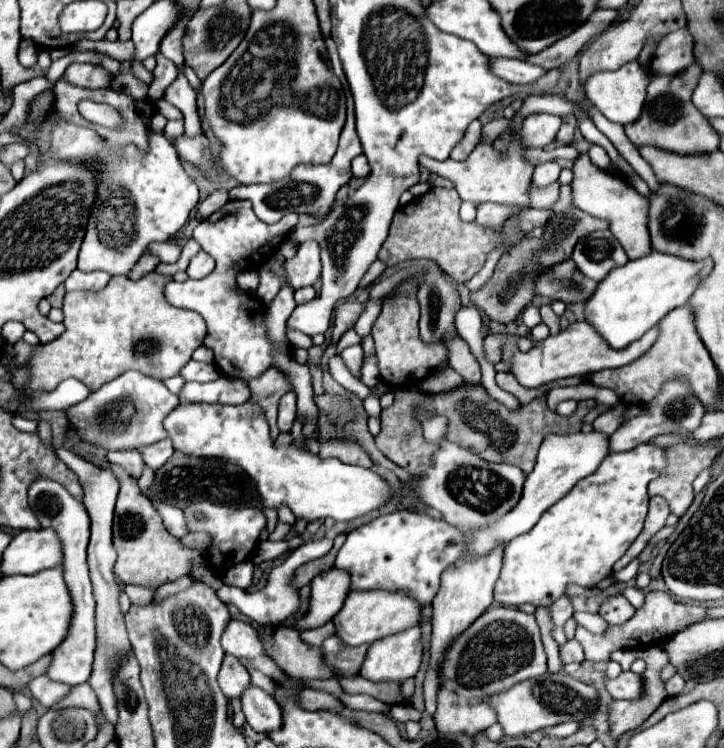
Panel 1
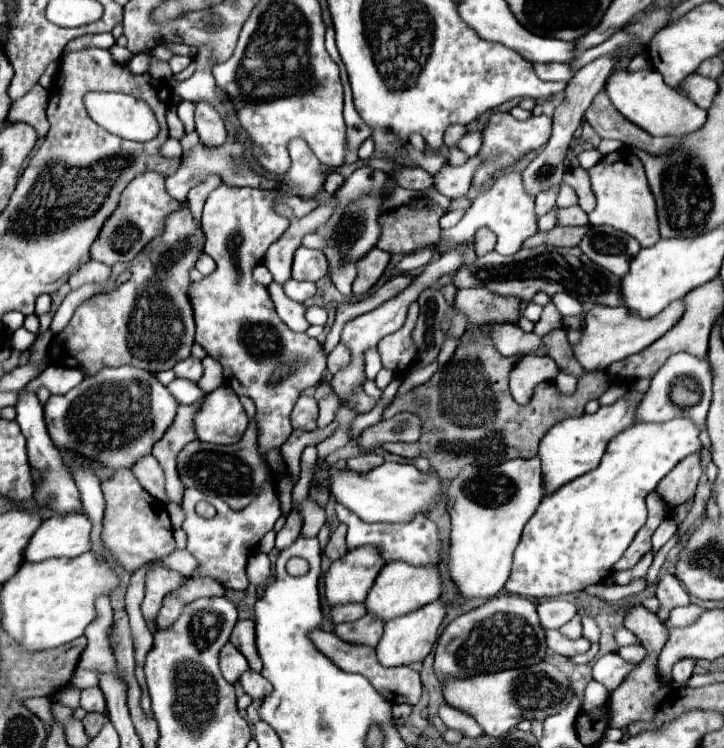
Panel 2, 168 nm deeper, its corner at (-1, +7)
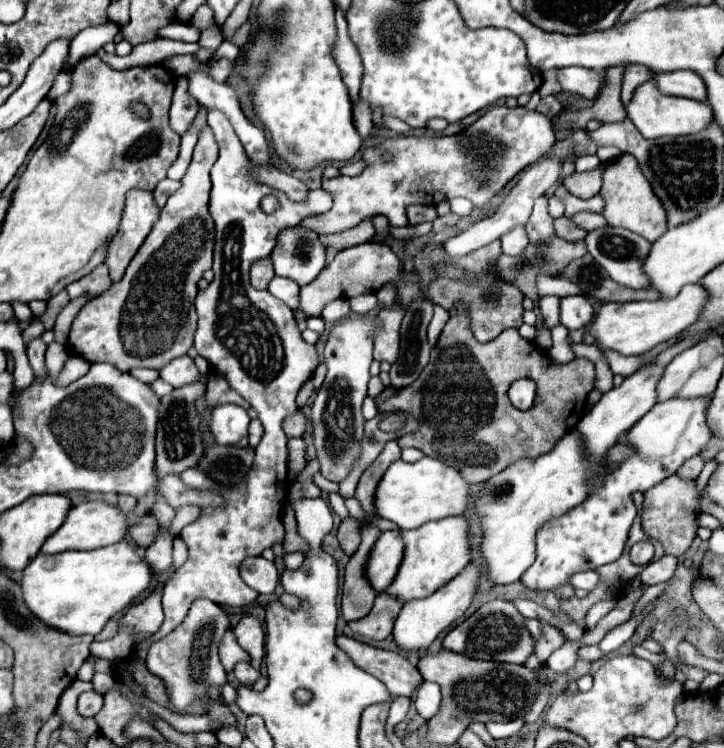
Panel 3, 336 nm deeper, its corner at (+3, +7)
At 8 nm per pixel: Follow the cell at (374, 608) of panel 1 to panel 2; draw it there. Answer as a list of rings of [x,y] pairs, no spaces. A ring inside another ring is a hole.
[[[390,562],[378,574],[366,598],[366,608],[380,620],[388,622],[396,616],[404,616],[426,606],[428,602],[434,602],[440,594],[442,594],[442,572],[438,566],[412,566],[406,562]]]

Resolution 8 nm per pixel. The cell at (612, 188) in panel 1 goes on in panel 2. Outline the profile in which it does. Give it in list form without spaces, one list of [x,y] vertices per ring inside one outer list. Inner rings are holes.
[[[622,148],[604,156],[596,166],[588,170],[592,180],[592,190],[596,194],[596,208],[590,212],[592,226],[614,226],[630,236],[634,236],[642,246],[654,246],[660,240],[658,234],[658,216],[654,206],[654,196],[650,194],[650,186],[646,174],[642,170],[642,162],[630,148]]]

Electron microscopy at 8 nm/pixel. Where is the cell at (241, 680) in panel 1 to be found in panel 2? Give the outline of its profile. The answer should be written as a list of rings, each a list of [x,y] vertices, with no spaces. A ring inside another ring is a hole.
[[[228,642],[220,650],[220,670],[222,670],[224,679],[234,684],[242,676],[242,672],[246,672],[246,668],[248,668],[248,662],[242,656],[242,652],[236,650],[236,646]]]

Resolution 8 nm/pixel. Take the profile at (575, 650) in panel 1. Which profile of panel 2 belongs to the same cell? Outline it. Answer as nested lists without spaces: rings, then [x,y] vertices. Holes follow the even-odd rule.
[[[546,630],[546,644],[552,652],[560,654],[560,656],[576,656],[576,654],[584,654],[590,648],[590,642],[586,638],[578,638],[578,640],[568,640],[564,638],[558,630]]]

